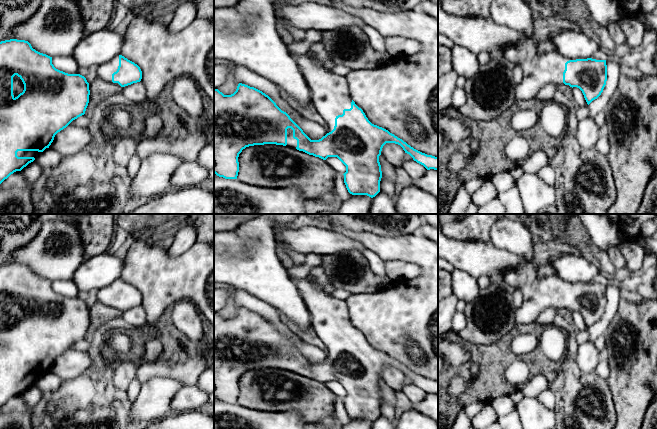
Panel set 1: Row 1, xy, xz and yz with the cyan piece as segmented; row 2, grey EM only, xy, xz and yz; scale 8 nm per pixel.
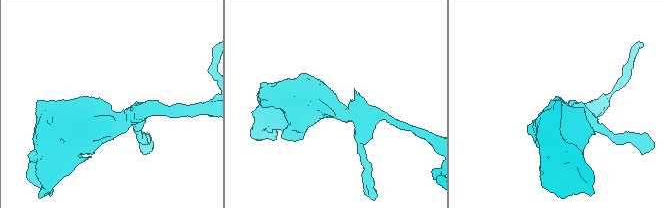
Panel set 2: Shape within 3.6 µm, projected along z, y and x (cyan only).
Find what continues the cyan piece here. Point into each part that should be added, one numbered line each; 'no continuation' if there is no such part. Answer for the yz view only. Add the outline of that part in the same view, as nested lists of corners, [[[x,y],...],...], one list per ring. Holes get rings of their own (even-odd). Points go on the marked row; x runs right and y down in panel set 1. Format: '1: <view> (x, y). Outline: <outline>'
1: yz (539, 69). Outline: [[[533,36],[507,45],[500,53],[505,60],[512,62],[514,66],[520,66],[523,71],[523,78],[515,92],[517,101],[534,98],[537,92],[548,84],[564,85],[565,63],[570,59],[556,51],[541,53],[538,40]]]

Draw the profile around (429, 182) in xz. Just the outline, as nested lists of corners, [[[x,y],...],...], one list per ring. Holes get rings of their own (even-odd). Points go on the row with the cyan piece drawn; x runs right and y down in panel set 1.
[[[427,170],[423,177],[413,179],[412,185],[434,195],[438,200],[438,170]]]

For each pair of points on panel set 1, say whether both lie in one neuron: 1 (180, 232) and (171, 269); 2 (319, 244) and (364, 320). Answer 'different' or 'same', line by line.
1: different
2: different

